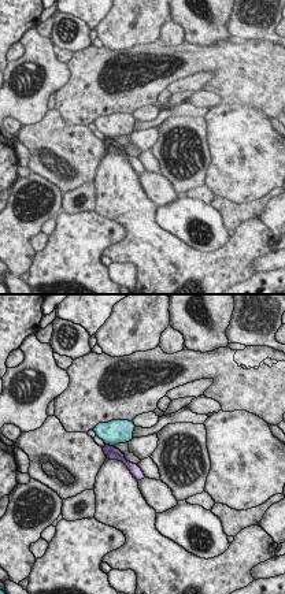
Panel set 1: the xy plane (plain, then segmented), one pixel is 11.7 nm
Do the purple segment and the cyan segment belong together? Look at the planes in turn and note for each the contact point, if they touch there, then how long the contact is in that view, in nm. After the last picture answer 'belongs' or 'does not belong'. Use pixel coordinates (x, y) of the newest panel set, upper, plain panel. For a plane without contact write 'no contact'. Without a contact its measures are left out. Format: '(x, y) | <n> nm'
(108, 138) | 100 nm

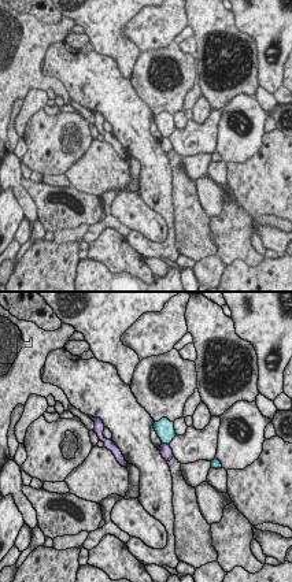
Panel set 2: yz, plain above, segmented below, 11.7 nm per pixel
(165, 137) | 90 nm

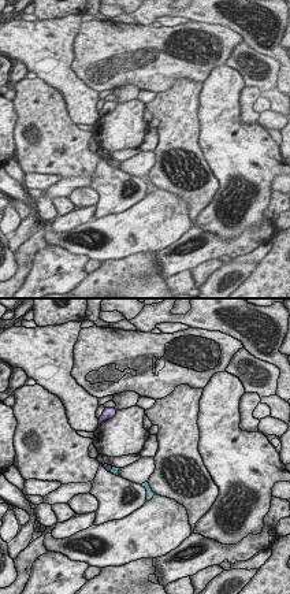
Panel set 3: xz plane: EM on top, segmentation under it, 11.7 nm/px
(110, 163) | 80 nm

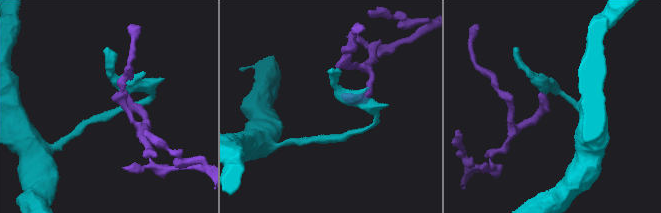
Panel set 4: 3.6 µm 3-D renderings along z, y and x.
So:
does not belong

